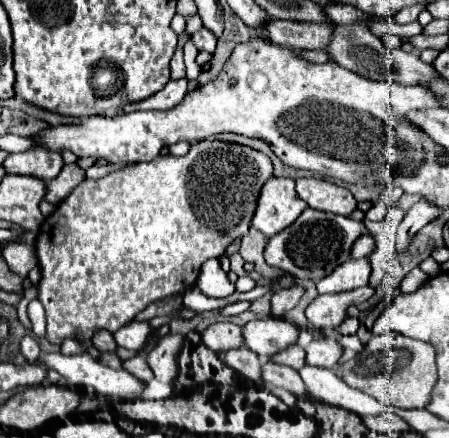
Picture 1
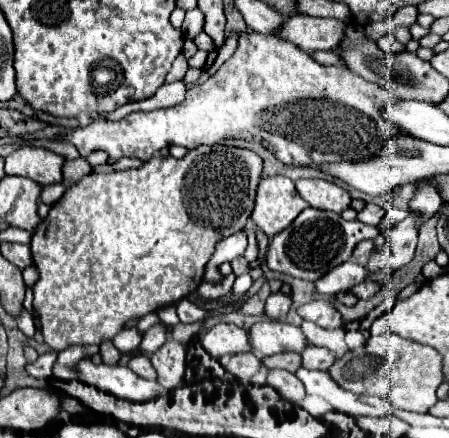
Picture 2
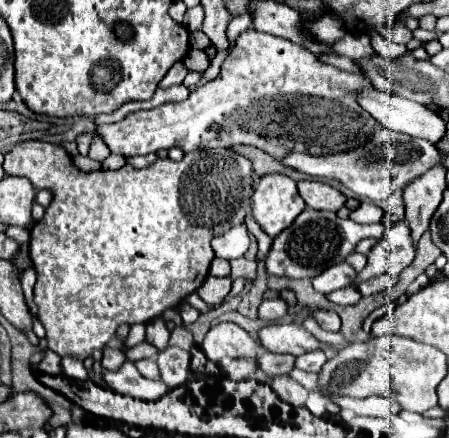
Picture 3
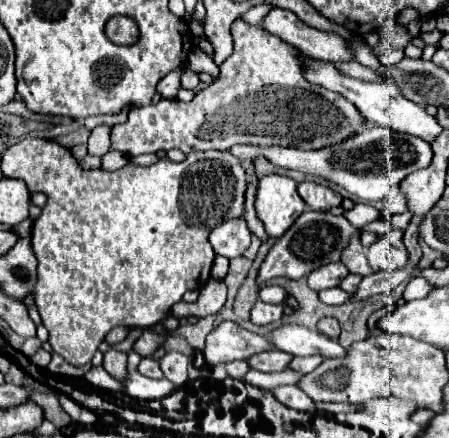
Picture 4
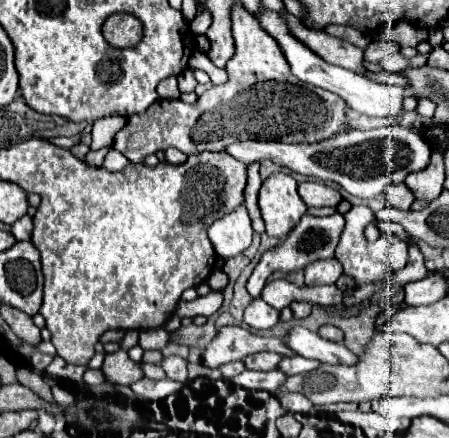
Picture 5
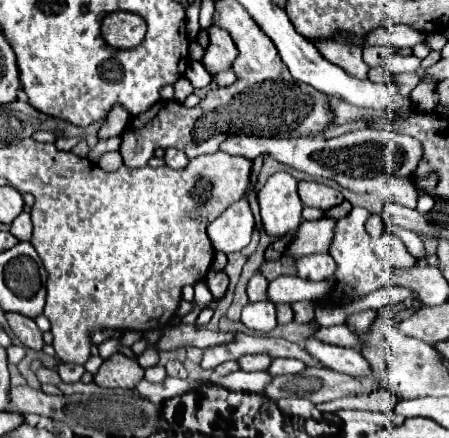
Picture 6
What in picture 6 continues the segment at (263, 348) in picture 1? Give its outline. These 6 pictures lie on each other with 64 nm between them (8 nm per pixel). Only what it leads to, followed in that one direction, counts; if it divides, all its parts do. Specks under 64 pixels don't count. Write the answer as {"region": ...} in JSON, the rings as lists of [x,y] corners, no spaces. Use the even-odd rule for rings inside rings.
{"region":[[[312,336],[306,338],[304,348],[312,356],[316,356],[316,360],[320,360],[324,366],[328,366],[336,372],[344,372],[344,374],[350,374],[350,376],[370,376],[372,374],[372,366],[368,364],[368,360],[354,348],[320,344]]]}

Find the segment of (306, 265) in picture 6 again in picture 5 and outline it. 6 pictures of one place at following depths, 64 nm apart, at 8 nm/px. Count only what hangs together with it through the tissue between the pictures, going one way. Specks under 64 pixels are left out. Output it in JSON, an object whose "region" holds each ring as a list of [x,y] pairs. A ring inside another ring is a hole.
{"region":[[[330,258],[330,260],[314,260],[304,268],[304,278],[308,286],[316,284],[334,284],[342,276],[340,262]]]}

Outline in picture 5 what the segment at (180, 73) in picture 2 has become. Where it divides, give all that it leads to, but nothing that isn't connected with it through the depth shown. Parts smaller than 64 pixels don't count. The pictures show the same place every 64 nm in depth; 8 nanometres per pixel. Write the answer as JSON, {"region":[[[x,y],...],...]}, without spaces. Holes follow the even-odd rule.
{"region":[[[170,78],[170,80],[164,80],[158,84],[158,94],[162,100],[178,100],[180,98],[180,92],[178,92],[178,82],[176,78]]]}

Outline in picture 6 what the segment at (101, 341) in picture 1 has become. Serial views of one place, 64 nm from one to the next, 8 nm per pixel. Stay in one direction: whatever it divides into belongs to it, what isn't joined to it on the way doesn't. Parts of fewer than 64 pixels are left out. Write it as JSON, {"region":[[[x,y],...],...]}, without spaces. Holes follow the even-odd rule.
{"region":[[[114,354],[102,362],[100,370],[94,374],[94,384],[102,388],[134,388],[144,378],[144,370],[136,360]]]}

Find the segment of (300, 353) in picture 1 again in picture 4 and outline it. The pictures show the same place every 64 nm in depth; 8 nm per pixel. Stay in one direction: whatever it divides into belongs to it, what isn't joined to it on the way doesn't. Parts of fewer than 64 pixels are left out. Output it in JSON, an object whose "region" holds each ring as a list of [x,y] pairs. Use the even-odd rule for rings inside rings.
{"region":[[[268,350],[268,352],[260,352],[252,358],[248,358],[250,368],[260,370],[260,372],[280,372],[288,368],[288,360],[292,360],[292,356],[288,356],[286,352],[280,350]]]}

